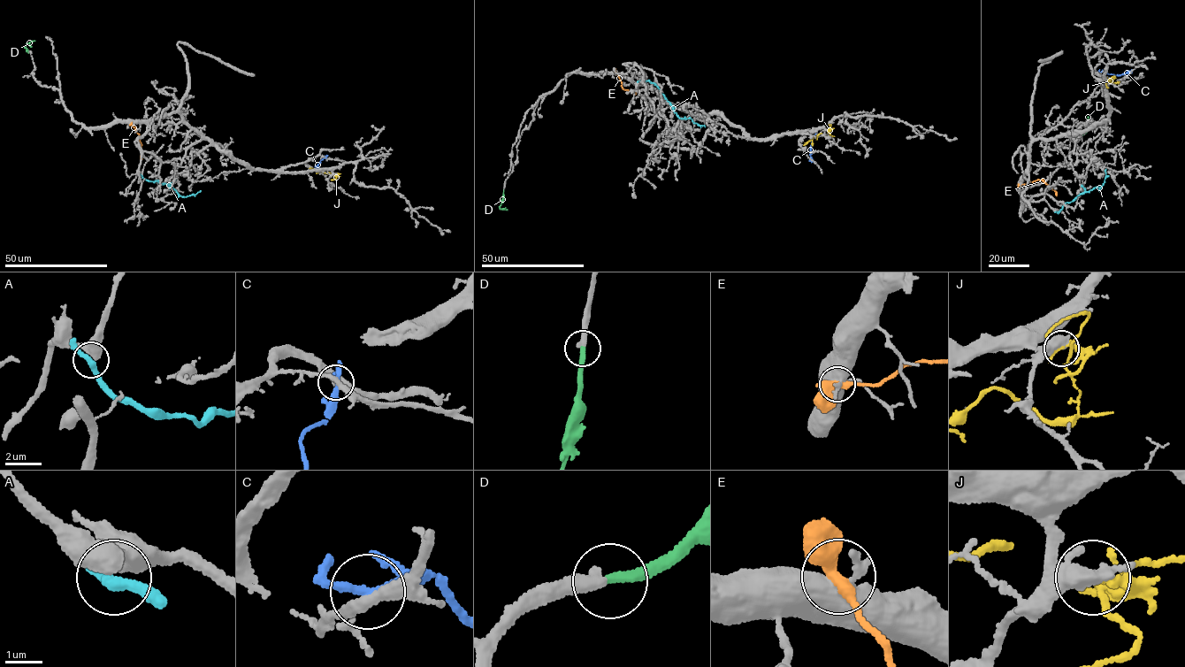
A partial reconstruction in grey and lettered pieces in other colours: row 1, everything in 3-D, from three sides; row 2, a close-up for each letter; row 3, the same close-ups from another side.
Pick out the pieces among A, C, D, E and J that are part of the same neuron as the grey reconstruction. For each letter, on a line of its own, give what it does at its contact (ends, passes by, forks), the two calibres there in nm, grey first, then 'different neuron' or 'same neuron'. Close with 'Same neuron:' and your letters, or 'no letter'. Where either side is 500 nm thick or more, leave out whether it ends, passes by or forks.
A: it passes by; 440 nm thick on the grey side, 280 nm on the other; different neuron
C: it passes by; 280 nm thick on the grey side, 240 nm on the other; different neuron
D: it ends there; 360 nm thick on the grey side, 280 nm on the other; same neuron
E: 550 nm thick on the grey side, 440 nm on the other; different neuron
J: it ends there; 380 nm thick on the grey side, 200 nm on the other; different neuron
Same neuron: D

